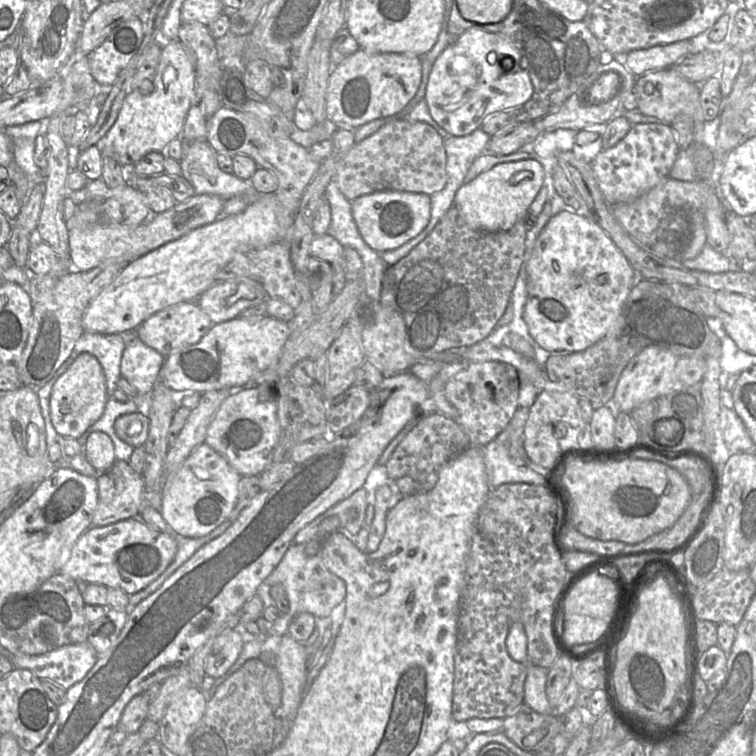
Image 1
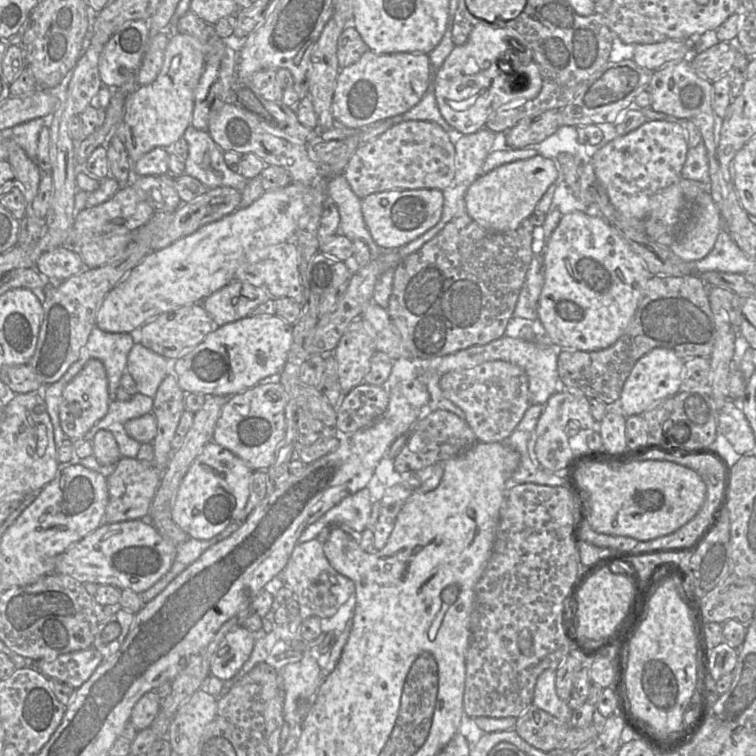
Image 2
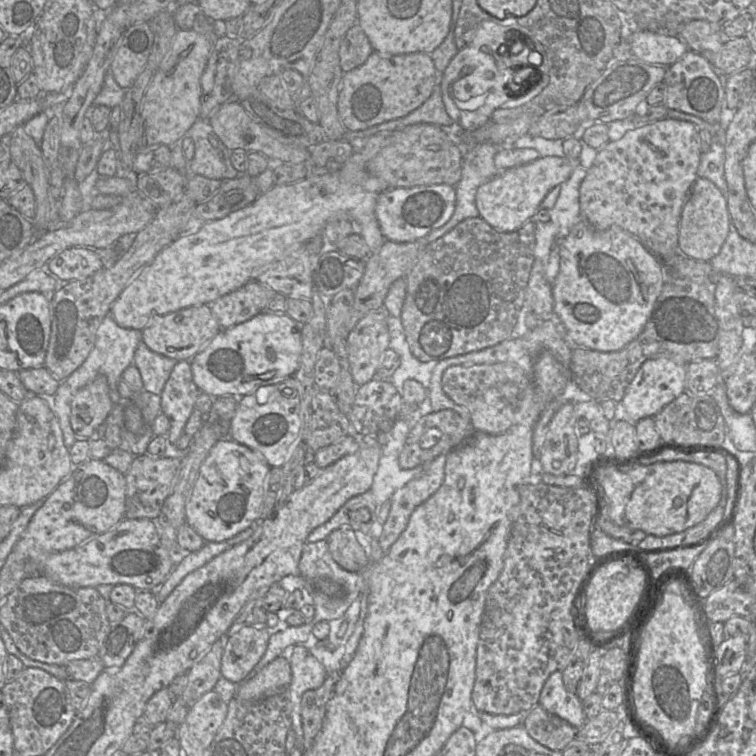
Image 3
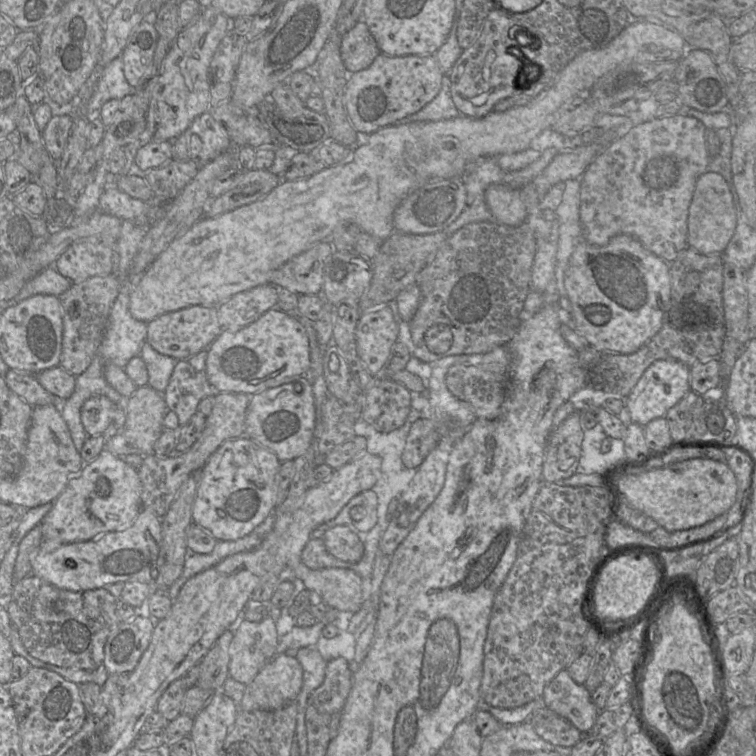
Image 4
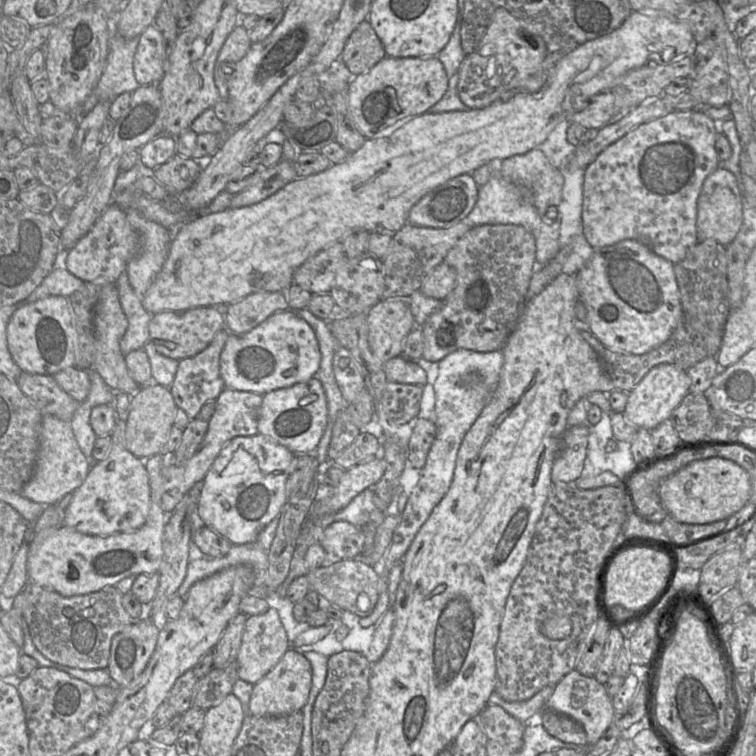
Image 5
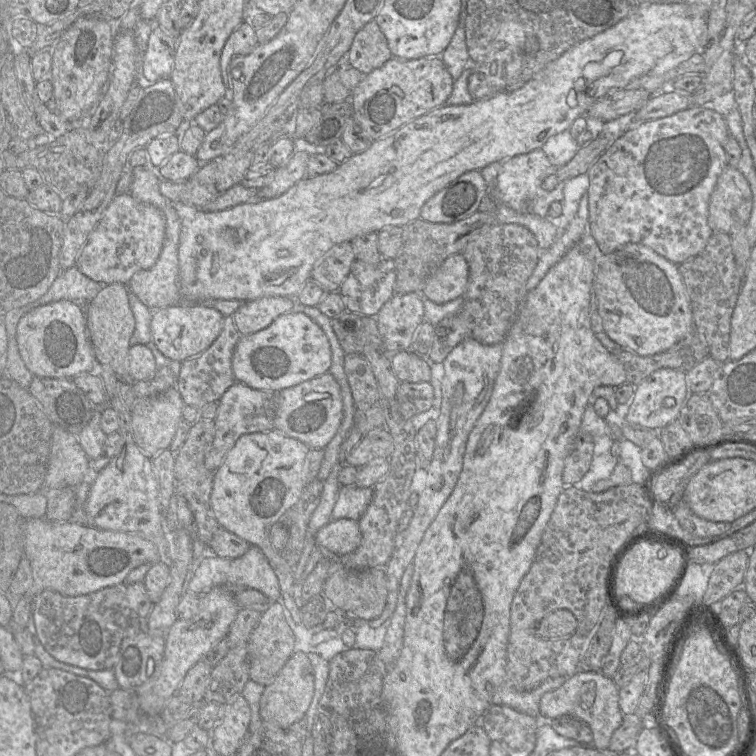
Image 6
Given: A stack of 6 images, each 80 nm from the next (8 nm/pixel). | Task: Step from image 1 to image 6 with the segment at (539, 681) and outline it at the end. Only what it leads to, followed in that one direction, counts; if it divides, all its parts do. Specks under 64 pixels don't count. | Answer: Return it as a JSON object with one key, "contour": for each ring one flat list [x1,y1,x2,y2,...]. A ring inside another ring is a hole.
{"contour":[[578,670,559,688,545,693,540,700,542,719,552,720,560,716,574,716,586,722,593,733,593,745,597,750,608,749,614,731,623,722,624,714,619,707,620,689,612,677,601,672]]}

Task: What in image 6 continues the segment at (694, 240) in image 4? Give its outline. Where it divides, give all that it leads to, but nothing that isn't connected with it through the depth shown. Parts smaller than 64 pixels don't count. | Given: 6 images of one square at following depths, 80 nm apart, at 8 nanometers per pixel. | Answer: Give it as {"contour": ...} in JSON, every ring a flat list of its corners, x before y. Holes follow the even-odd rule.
{"contour":[[734,167,726,168,710,197,710,228,714,233,731,235,735,229,747,224,752,204,752,192,745,177]]}

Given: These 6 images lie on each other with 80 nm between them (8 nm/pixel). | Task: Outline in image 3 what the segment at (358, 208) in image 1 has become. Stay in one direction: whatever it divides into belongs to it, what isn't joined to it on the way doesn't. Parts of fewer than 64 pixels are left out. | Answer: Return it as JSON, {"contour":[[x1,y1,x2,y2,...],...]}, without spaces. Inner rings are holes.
{"contour":[[448,184,394,188,379,194,375,215,386,240,398,243,420,241,448,222,454,213,455,204,455,186]]}

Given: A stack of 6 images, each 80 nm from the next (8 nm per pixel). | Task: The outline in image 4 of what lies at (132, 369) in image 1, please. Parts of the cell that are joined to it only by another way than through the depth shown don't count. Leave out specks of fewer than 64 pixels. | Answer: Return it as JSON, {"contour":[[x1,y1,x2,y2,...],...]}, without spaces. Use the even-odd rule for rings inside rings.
{"contour":[[144,342,139,356,148,372,148,385,163,394,178,360,158,353,148,342]]}

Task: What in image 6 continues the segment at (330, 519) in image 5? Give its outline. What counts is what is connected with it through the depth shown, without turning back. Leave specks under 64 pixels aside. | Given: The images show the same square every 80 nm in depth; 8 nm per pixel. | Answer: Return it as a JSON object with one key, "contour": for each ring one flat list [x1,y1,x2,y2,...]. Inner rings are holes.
{"contour":[[341,486,331,520,341,518,359,521,373,498,373,487]]}

